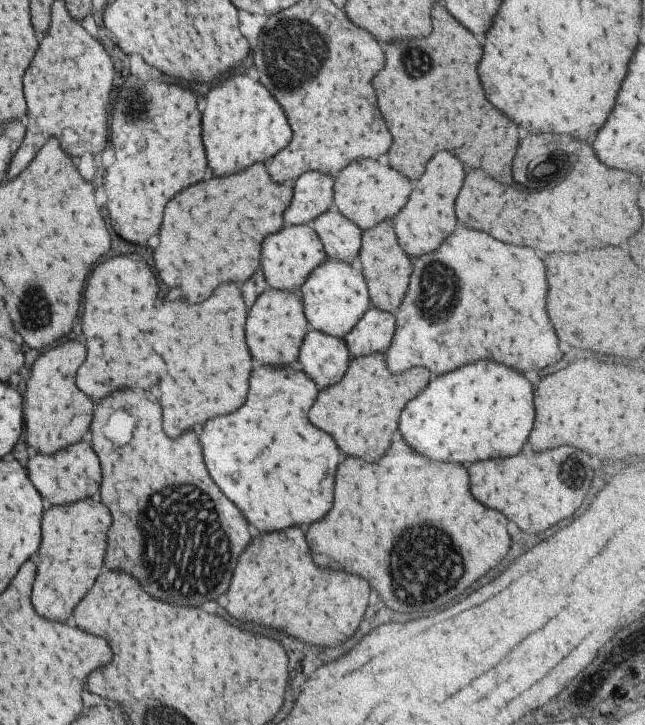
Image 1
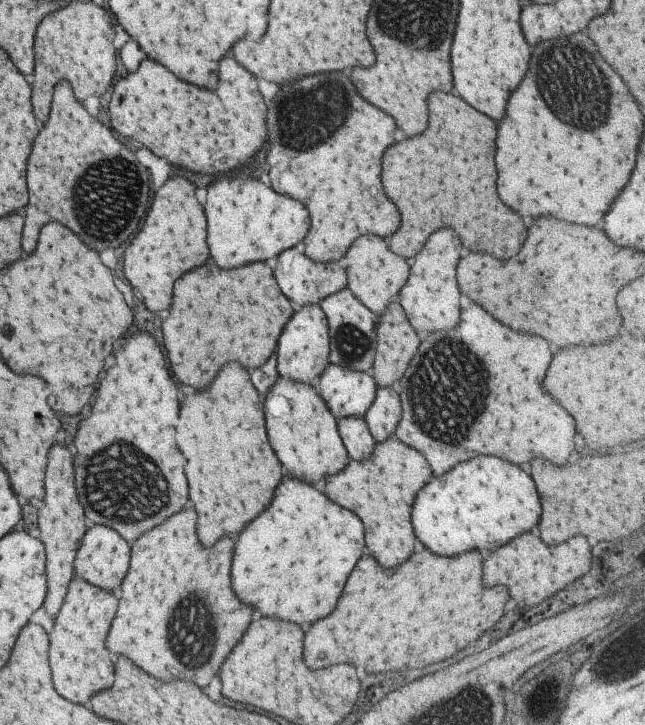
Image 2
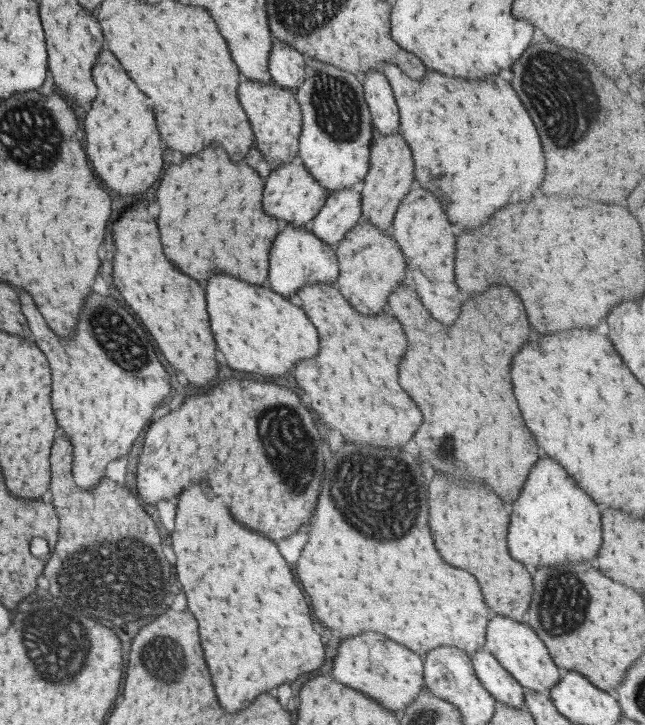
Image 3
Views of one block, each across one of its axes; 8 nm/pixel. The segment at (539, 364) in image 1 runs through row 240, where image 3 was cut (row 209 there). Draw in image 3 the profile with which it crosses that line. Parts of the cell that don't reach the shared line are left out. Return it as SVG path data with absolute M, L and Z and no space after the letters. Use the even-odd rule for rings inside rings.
M384 62L379 72L385 75L399 108L399 128L413 156L413 176L417 184L441 200L449 220L457 224L483 224L497 208L509 202L529 200L541 184L545 164L537 132L515 96L513 88L493 76L493 80L459 80L443 74L427 74L419 82L409 80L397 66Z

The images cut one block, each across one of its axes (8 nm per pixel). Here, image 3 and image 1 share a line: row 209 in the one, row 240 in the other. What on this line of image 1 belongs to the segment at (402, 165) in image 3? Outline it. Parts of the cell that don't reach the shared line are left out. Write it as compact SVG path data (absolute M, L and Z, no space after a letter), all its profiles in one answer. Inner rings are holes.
M383 220L377 226L362 231L356 265L361 271L365 284L367 284L370 307L377 308L381 312L394 314L403 300L405 288L409 282L411 262L409 262L407 254L399 248L399 244L395 240L395 232L391 228L391 222Z

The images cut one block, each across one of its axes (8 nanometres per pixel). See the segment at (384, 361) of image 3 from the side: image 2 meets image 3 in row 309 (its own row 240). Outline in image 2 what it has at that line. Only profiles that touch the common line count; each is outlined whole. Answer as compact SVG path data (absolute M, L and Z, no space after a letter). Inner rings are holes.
M343 72L305 76L303 80L299 78L295 82L283 84L279 86L273 102L275 104L271 104L265 114L267 144L269 144L267 156L271 156L271 158L265 158L269 164L267 174L269 174L271 188L277 194L285 194L289 198L299 200L309 212L311 226L307 230L307 236L303 238L305 256L311 258L313 262L342 263L341 256L345 254L347 246L355 236L361 236L361 234L385 236L397 230L397 222L399 222L397 208L387 200L379 178L381 154L393 142L393 132L395 132L395 124L391 116L387 116L385 112L365 102L355 92L351 80Z

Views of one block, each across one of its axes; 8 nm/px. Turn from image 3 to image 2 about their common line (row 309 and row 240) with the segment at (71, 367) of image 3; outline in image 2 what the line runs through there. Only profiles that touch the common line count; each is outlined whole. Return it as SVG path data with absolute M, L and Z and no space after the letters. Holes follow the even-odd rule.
M61 80L53 88L49 118L35 136L27 158L27 190L29 200L21 232L25 254L33 250L37 230L49 220L71 228L81 242L101 252L119 246L139 230L137 226L147 210L149 178L135 154L117 140L111 128L89 116L75 100L69 82Z

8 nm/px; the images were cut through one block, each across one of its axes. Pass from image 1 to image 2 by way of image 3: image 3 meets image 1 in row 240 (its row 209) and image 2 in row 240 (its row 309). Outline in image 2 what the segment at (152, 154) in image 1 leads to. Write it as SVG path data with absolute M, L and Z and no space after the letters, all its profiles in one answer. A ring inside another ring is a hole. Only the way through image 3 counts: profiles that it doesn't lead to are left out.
M181 176L169 178L153 196L141 230L123 252L123 274L141 296L147 310L163 310L171 302L171 286L177 276L205 262L205 216L193 196L193 184Z

